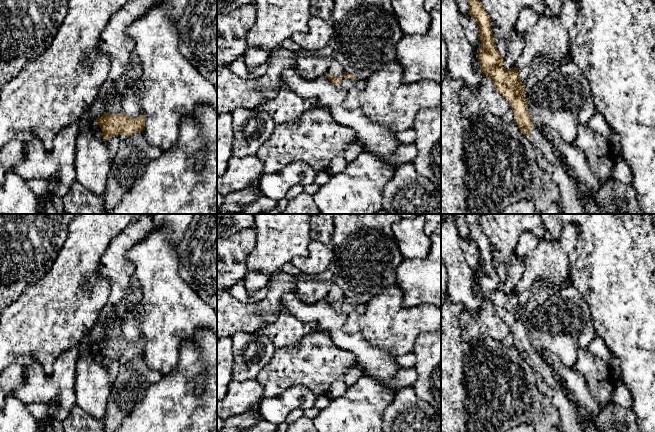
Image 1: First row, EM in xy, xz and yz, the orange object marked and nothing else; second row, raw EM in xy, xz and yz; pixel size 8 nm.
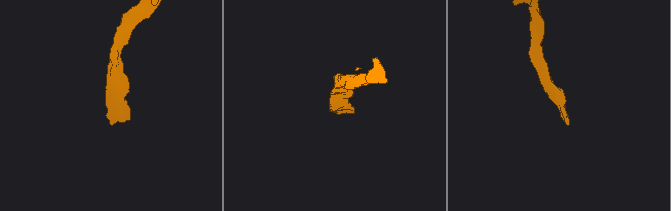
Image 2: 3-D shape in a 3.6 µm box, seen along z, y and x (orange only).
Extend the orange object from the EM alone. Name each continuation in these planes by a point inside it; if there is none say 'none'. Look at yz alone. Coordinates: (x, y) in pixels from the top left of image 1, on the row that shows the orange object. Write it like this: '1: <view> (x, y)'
1: yz (547, 160)

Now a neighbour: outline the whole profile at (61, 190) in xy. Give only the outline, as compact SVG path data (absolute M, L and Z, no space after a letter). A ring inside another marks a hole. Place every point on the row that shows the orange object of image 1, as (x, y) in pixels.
M59 182L57 184L55 190L53 191L53 194L55 197L63 198L68 194L69 190L70 190L69 186L66 186L66 185Z

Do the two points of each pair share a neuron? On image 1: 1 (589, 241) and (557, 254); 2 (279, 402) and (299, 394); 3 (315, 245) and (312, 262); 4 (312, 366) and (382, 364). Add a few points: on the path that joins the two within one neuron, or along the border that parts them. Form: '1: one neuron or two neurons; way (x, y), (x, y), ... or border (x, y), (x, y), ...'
1: two neurons; border (573, 224), (576, 246), (570, 255), (569, 270)
2: one neuron; way (284, 402), (294, 398)
3: one neuron; way (315, 249), (315, 258)
4: two neurons; border (341, 347), (350, 350), (354, 354), (357, 366)

